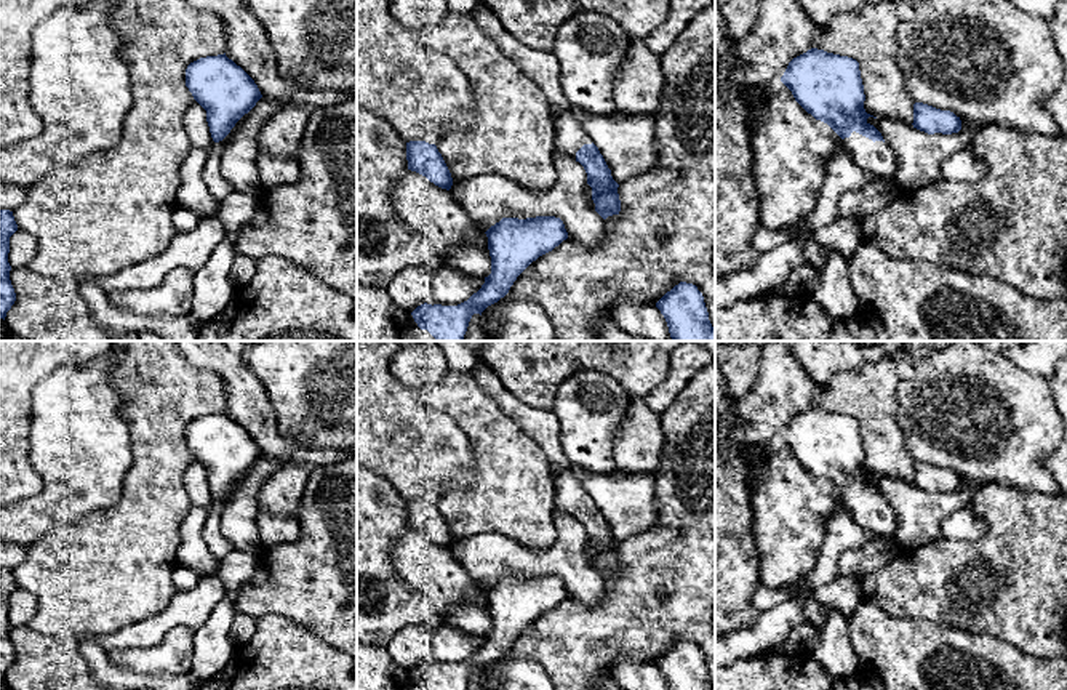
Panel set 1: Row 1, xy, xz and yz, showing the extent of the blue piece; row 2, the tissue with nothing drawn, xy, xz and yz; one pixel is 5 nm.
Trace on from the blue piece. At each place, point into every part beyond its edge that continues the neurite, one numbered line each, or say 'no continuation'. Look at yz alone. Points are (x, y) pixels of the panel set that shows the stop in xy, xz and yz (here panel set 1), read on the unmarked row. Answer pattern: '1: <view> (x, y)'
1: yz (877, 517)

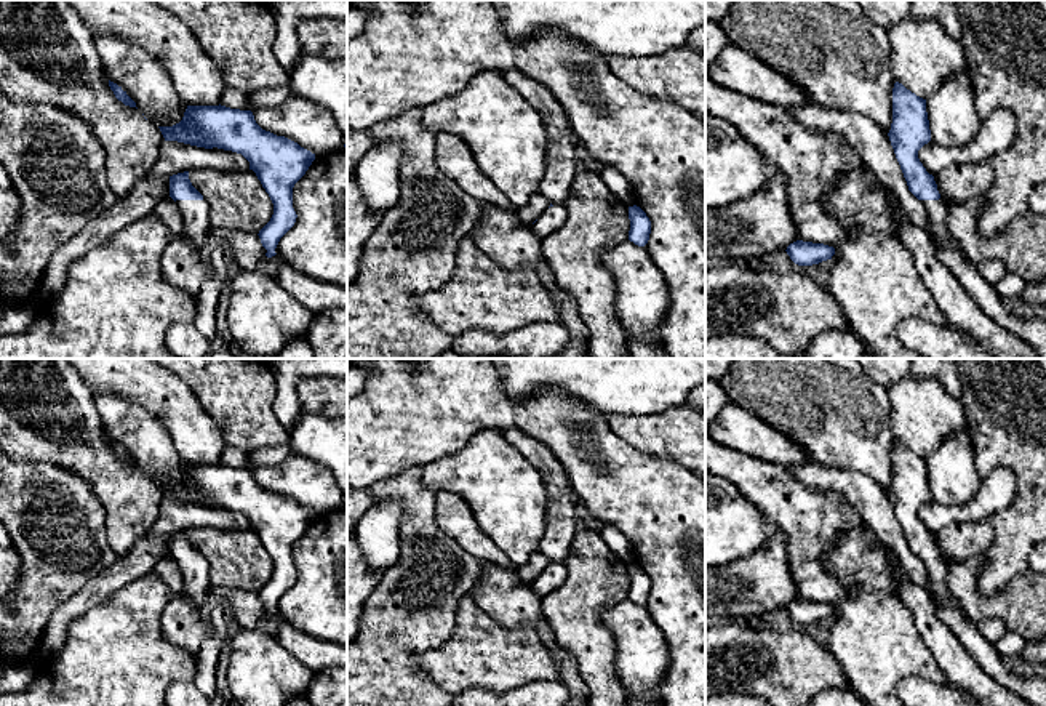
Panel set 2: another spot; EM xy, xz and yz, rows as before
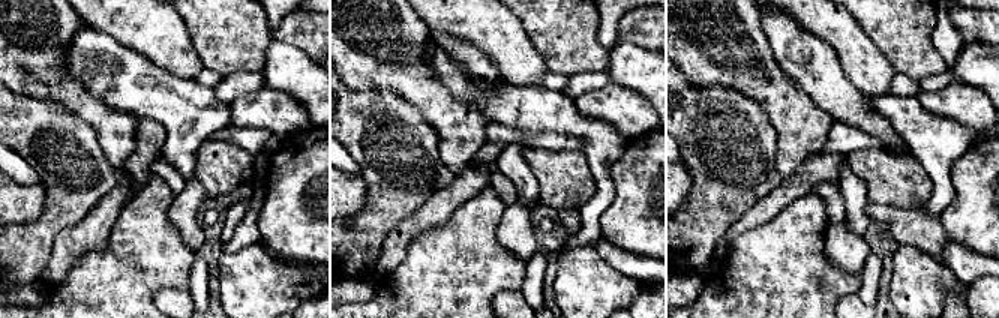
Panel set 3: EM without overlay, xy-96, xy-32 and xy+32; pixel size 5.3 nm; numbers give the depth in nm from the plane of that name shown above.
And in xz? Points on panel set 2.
1: xz (555, 575)

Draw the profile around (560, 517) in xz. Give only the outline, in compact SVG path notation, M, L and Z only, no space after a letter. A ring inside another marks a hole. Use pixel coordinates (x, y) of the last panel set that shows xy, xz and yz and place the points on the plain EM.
M518 429L501 432L505 442L515 447L526 461L539 472L545 495L545 533L539 551L552 564L565 564L569 556L573 538L577 533L573 490L555 453L539 440Z

